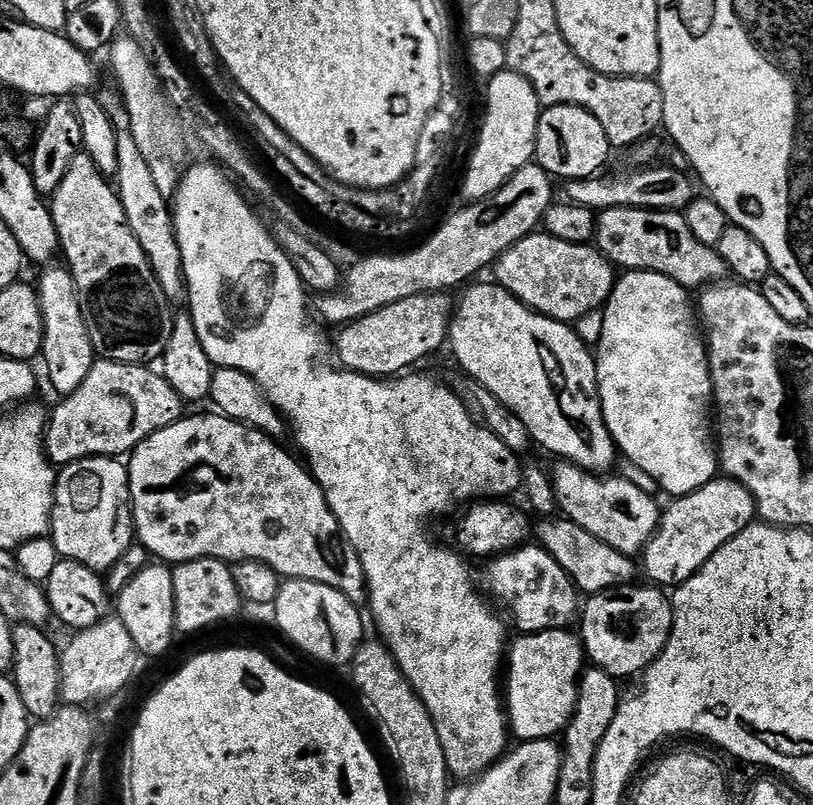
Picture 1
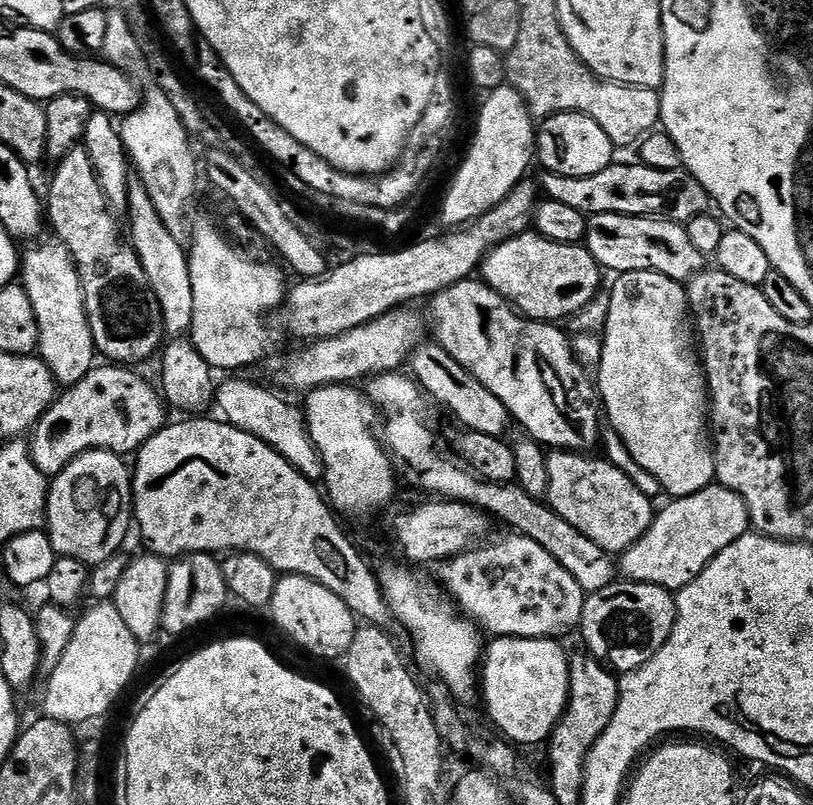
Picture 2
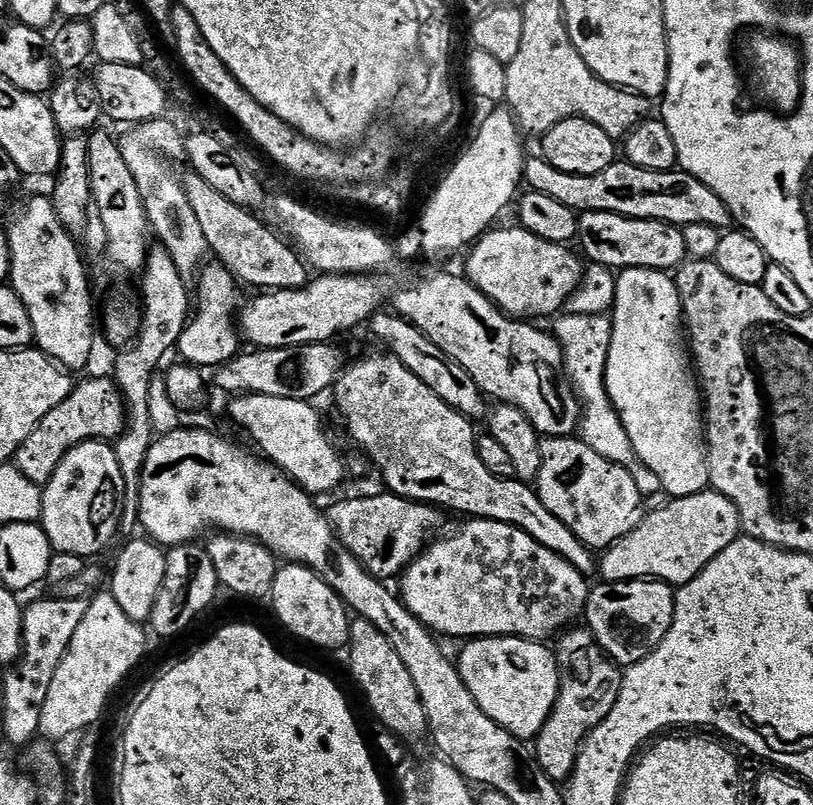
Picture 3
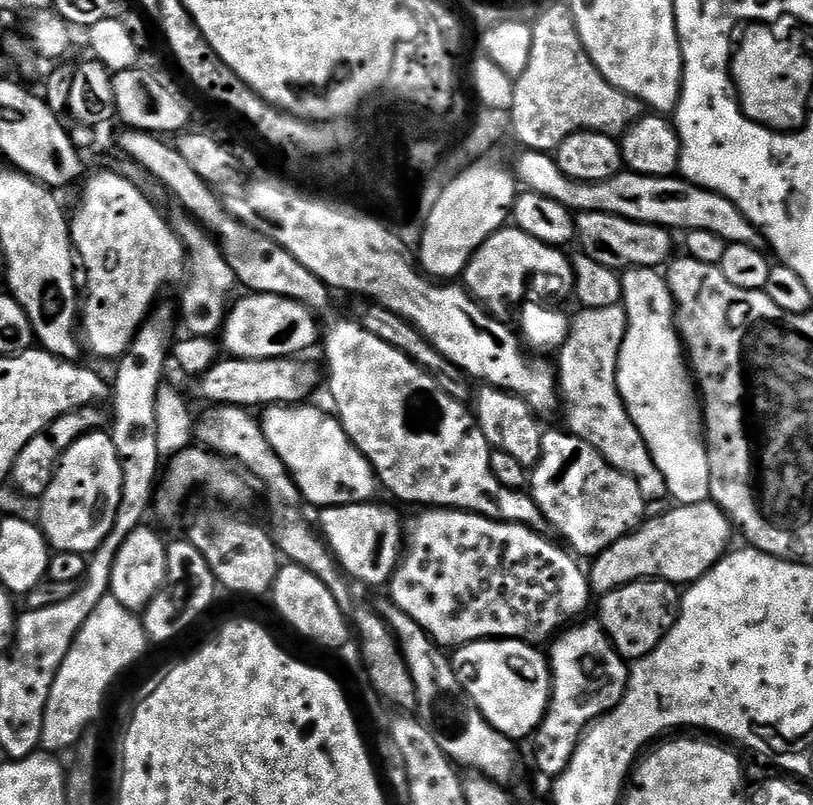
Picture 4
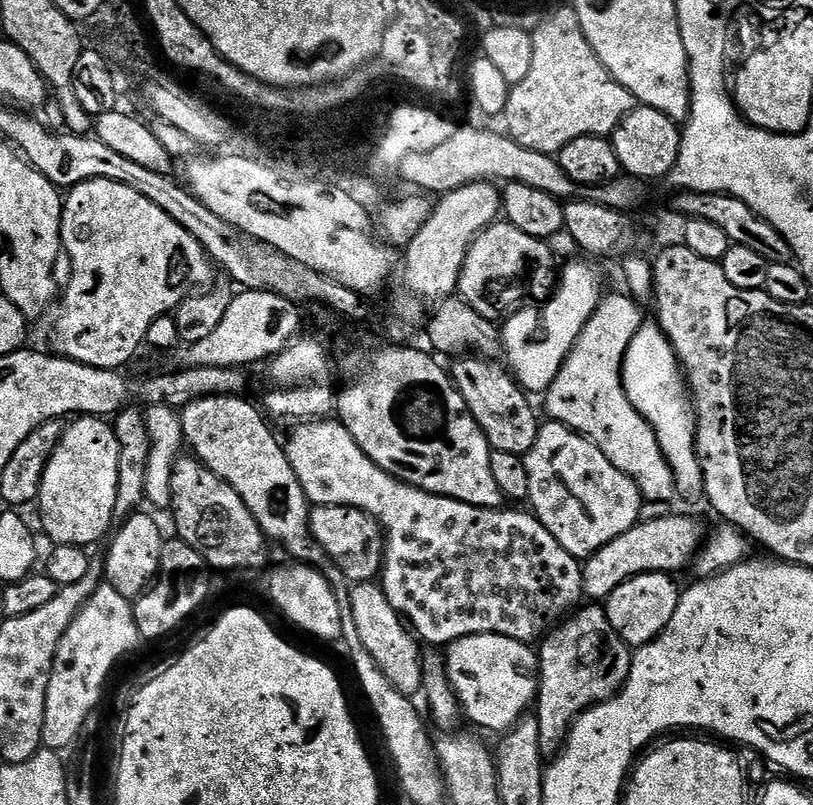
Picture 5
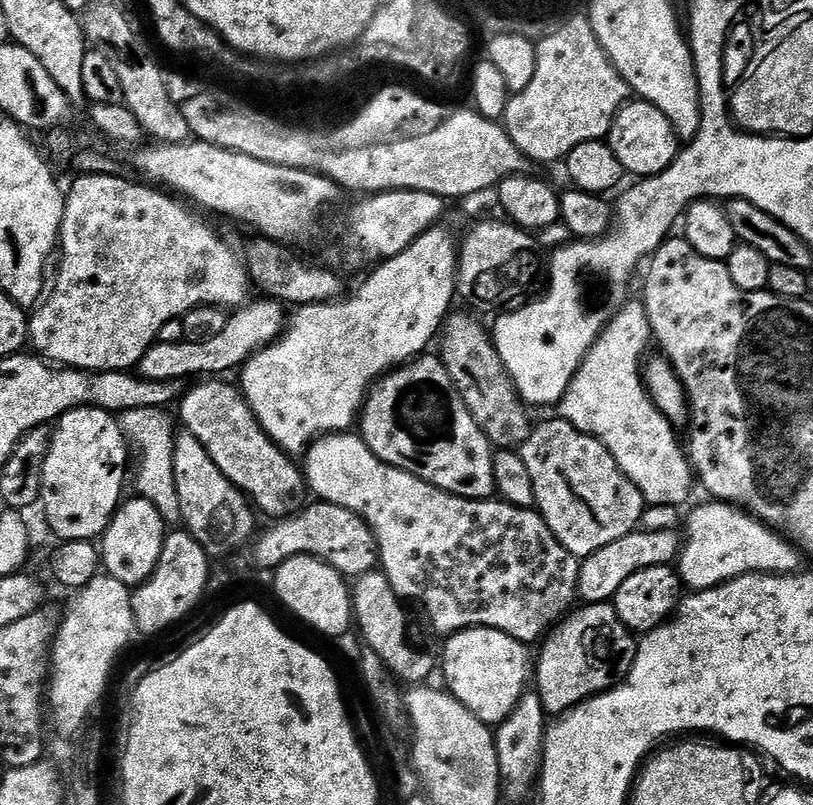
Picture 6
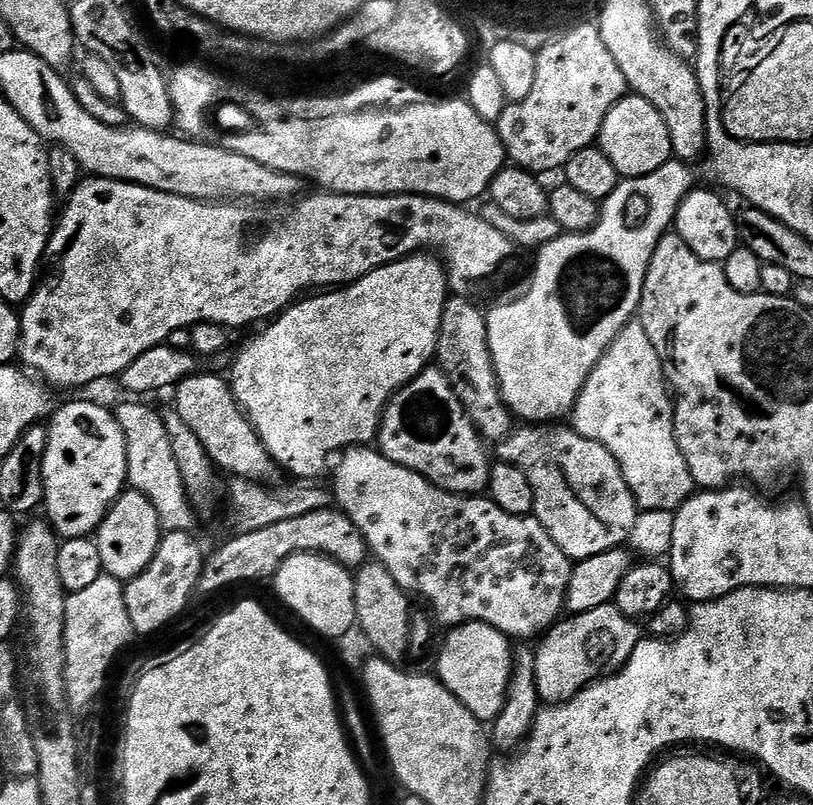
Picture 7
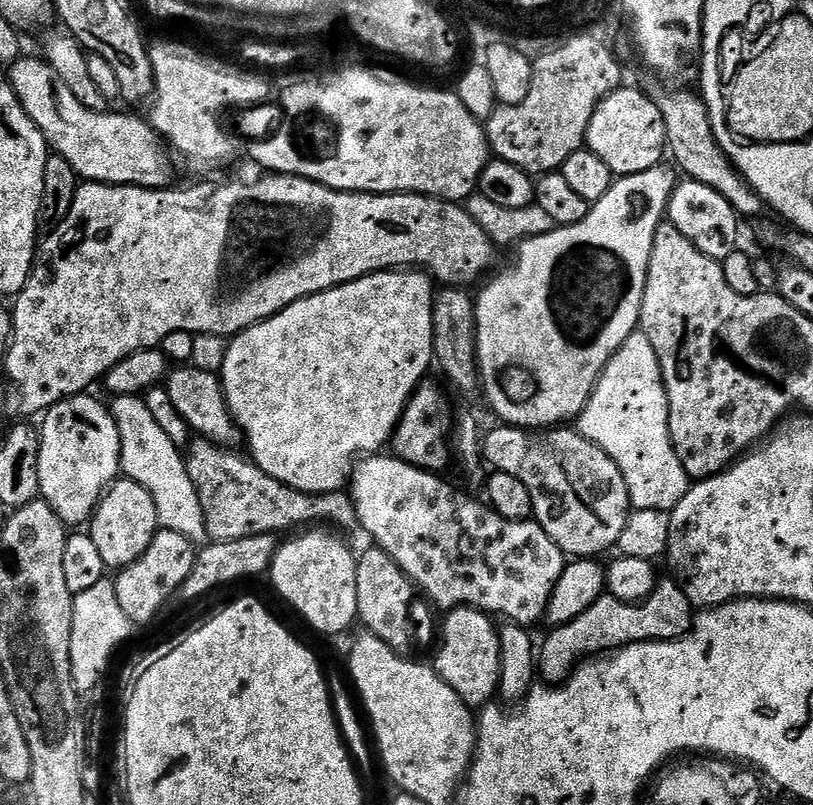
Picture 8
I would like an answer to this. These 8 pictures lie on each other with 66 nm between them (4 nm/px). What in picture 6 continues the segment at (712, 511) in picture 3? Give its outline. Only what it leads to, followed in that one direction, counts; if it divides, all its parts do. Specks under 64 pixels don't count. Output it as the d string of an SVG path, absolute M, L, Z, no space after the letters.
M637 530L618 538L618 542L610 542L610 546L602 546L594 554L580 560L580 577L578 578L578 596L584 604L603 604L615 597L618 586L626 582L638 570L646 570L650 566L671 565L678 556L678 536L675 531L645 532Z

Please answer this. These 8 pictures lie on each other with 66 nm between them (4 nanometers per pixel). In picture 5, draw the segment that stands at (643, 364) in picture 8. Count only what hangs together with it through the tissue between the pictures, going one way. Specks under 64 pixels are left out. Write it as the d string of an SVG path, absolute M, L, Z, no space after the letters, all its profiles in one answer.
M605 295L600 301L600 305L594 310L590 322L582 326L582 334L574 342L570 354L564 360L562 370L558 370L558 378L548 387L547 392L543 393L544 408L548 411L547 419L549 421L564 424L568 428L574 429L579 436L585 436L622 474L630 477L640 488L640 495L649 503L654 501L673 501L677 495L676 479L658 446L656 431L634 410L630 398L624 389L624 359L626 350L638 334L640 325L645 323L646 316L640 313L640 308L631 295L608 296Z

